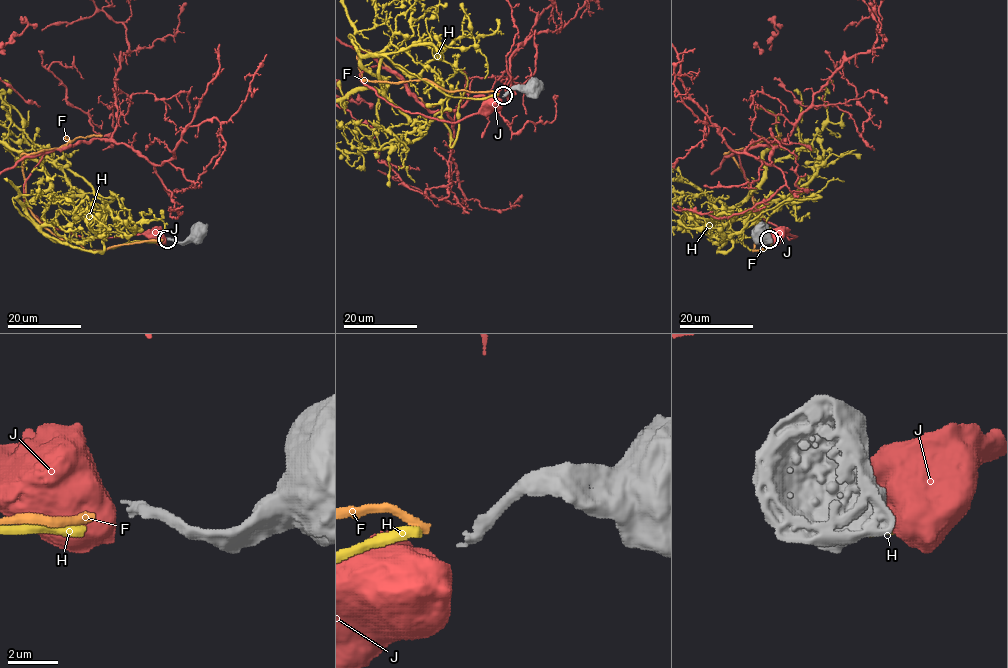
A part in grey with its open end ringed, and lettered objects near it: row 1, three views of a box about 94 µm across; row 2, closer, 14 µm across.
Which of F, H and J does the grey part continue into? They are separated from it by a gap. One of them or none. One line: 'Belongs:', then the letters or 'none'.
Belongs: F

